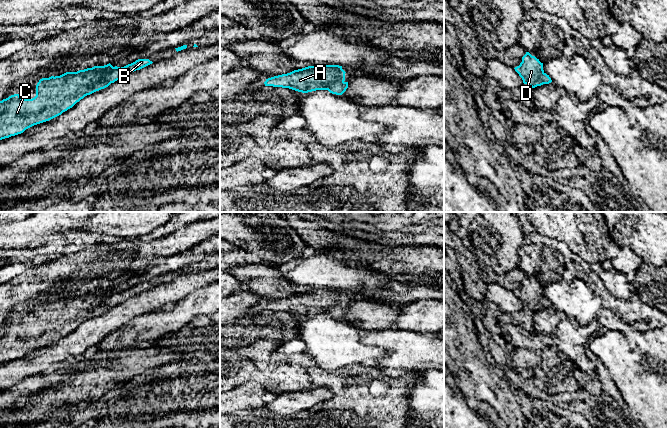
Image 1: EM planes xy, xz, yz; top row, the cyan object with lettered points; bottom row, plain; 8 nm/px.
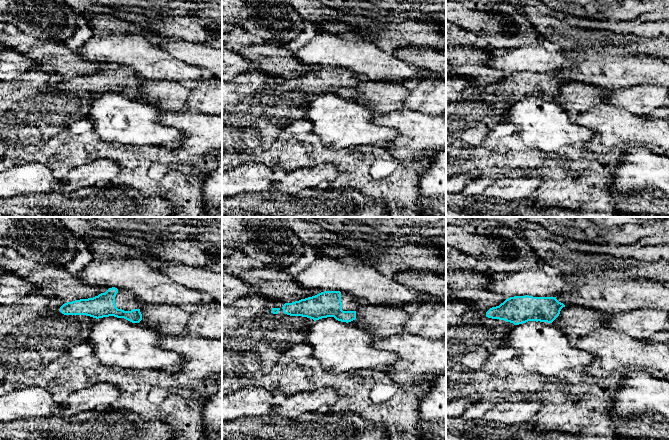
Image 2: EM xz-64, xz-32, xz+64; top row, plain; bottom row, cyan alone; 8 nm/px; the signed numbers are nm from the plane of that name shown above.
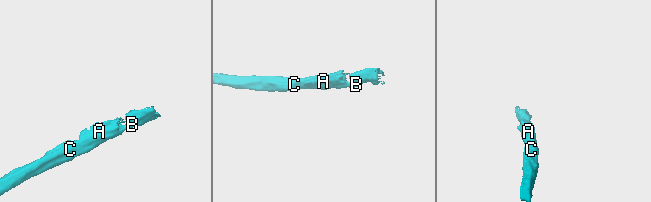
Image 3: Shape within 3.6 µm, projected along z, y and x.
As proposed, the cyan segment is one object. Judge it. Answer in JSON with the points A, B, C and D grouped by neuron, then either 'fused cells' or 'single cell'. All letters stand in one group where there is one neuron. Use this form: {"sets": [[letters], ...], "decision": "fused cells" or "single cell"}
{"sets": [["A", "B", "C", "D"]], "decision": "single cell"}

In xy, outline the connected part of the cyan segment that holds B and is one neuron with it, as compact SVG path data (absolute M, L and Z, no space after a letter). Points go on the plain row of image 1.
M138 283L121 292L109 287L40 303L34 322L22 323L20 318L14 318L0 325L0 364L61 339L85 320L152 287Z

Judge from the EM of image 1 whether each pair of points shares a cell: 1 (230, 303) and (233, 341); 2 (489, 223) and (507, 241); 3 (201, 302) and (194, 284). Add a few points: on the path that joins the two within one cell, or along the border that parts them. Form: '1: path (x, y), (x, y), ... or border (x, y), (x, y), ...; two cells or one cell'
1: path (230, 312), (233, 332); one cell
2: path (493, 227), (503, 237); one cell
3: border (209, 283), (194, 289), (176, 302); two cells

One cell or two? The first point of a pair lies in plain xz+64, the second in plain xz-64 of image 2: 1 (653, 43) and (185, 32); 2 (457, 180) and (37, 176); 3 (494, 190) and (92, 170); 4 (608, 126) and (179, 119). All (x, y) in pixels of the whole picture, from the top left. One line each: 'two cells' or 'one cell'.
1: one cell
2: one cell
3: one cell
4: one cell

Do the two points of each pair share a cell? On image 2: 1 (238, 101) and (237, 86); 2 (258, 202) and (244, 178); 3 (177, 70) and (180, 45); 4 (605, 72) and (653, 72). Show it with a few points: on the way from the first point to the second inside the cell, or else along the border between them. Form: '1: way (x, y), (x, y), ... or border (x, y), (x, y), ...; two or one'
1: way (237, 97), (237, 90); one
2: border (272, 189), (238, 193), (232, 197); two
3: border (165, 49), (173, 56), (200, 67); two
4: way (617, 72), (641, 72); one

